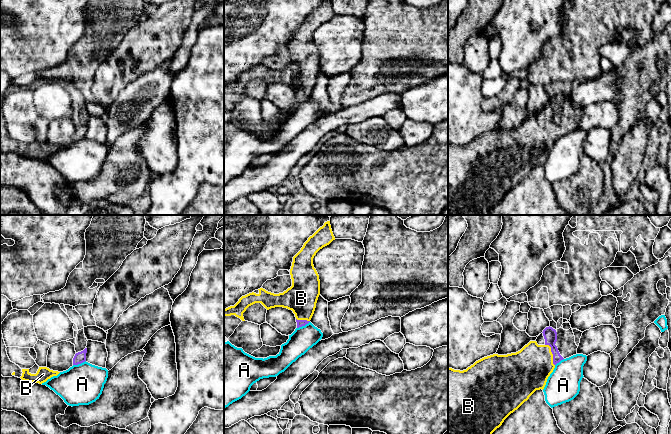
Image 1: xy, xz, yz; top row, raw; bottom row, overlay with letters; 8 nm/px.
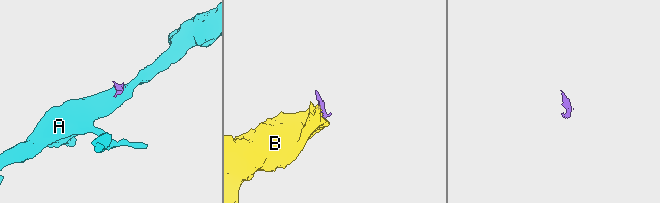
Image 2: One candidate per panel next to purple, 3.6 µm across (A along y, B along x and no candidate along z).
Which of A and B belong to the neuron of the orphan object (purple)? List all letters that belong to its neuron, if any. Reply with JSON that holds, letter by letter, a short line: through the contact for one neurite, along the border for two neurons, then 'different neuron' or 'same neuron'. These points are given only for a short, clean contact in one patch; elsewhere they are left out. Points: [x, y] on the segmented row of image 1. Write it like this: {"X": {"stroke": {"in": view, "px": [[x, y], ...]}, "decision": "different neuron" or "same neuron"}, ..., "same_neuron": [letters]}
{"A": {"stroke": {"in": "xy", "px": [[85, 360], [73, 365]]}, "decision": "different neuron"}, "B": {"stroke": {"in": "yz", "px": [[550, 335], [552, 353], [534, 363], [527, 370]]}, "decision": "same neuron"}, "same_neuron": ["B"]}

